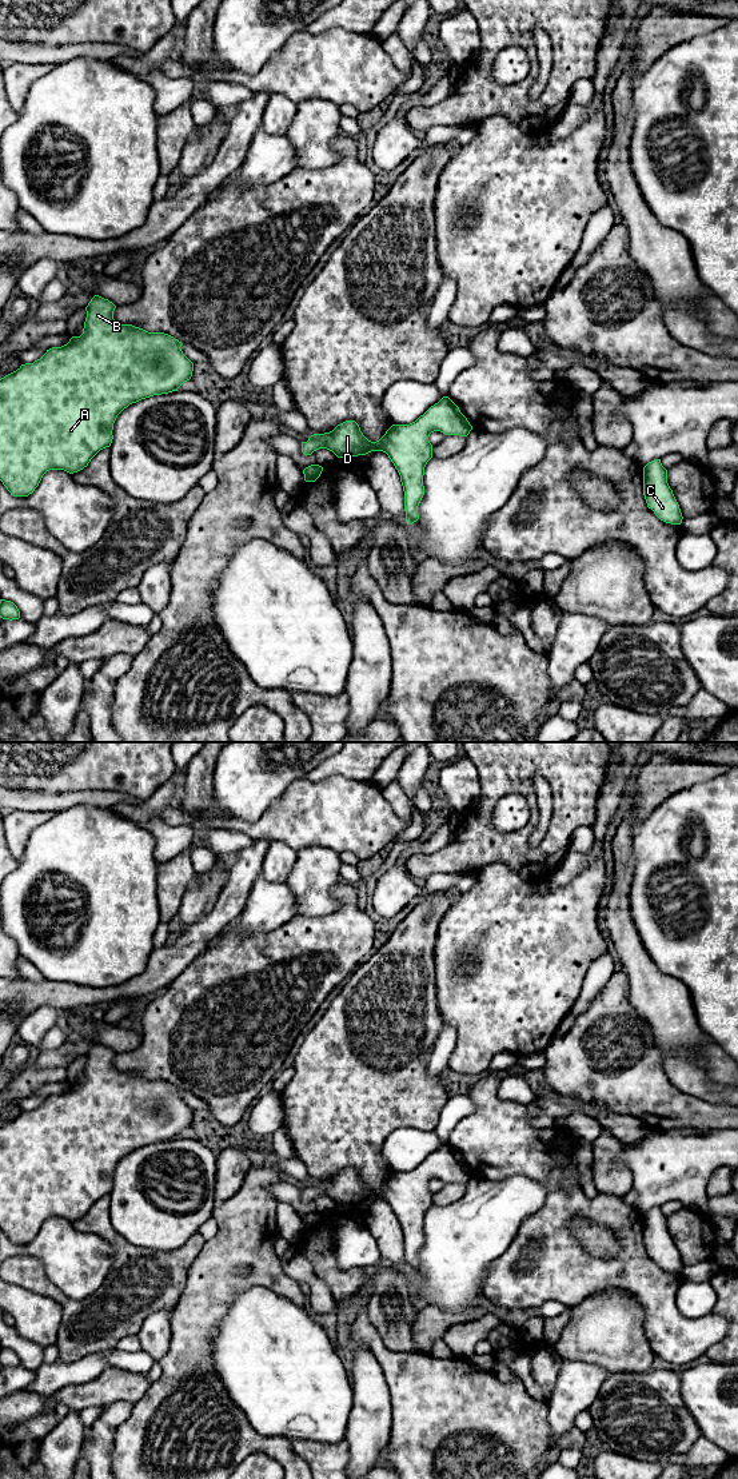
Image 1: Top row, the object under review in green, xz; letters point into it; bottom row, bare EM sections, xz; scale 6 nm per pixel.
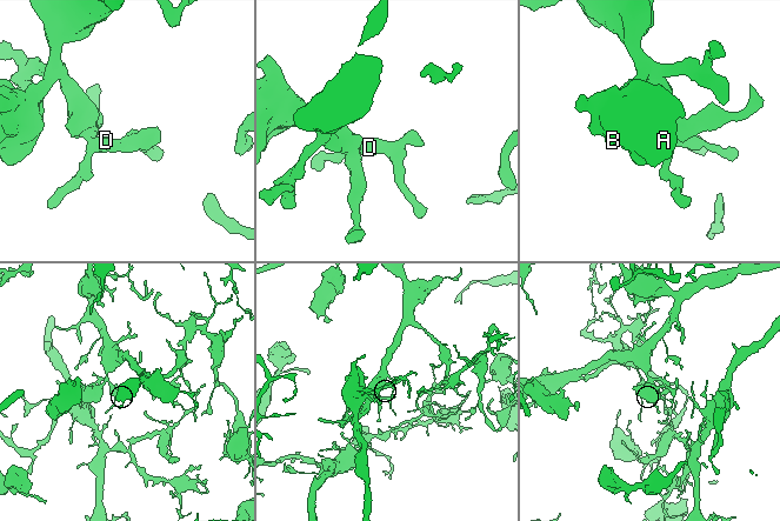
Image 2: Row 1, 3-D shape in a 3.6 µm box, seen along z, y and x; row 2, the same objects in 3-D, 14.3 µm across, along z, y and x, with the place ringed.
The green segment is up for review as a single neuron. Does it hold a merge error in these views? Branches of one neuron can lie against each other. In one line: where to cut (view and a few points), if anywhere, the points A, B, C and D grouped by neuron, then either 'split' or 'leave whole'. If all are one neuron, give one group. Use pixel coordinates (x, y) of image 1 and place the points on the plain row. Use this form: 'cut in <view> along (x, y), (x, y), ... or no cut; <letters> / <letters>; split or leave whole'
no cut; A B C D; leave whole

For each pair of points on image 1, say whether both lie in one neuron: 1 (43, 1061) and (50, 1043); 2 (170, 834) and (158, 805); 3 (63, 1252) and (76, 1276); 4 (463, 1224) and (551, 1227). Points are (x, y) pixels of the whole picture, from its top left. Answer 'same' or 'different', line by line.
1: different
2: same
3: same
4: different

